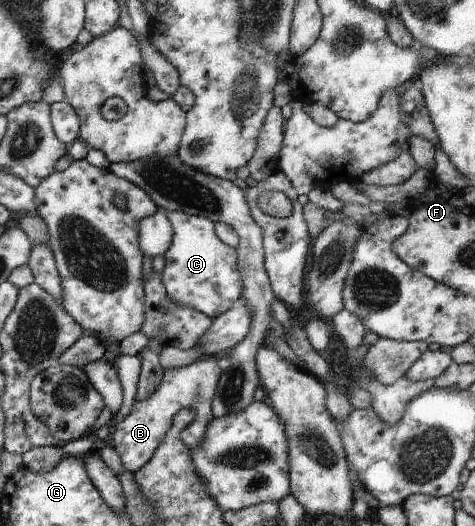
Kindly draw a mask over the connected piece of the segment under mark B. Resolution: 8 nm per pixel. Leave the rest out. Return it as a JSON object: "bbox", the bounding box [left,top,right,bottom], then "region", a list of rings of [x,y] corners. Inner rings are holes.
{"bbox":[110,356,223,474],"region":[[[222,356],[201,357],[189,366],[168,368],[163,370],[161,384],[157,386],[155,392],[151,392],[147,398],[139,398],[133,403],[130,413],[125,416],[122,422],[116,426],[113,439],[110,442],[112,448],[119,454],[125,471],[133,474],[141,470],[149,460],[151,460],[155,450],[161,446],[165,434],[171,429],[173,417],[181,409],[193,409],[195,418],[189,426],[181,430],[180,438],[187,450],[195,450],[205,442],[205,432],[209,422],[213,420],[212,401],[219,378],[223,374]]]}

